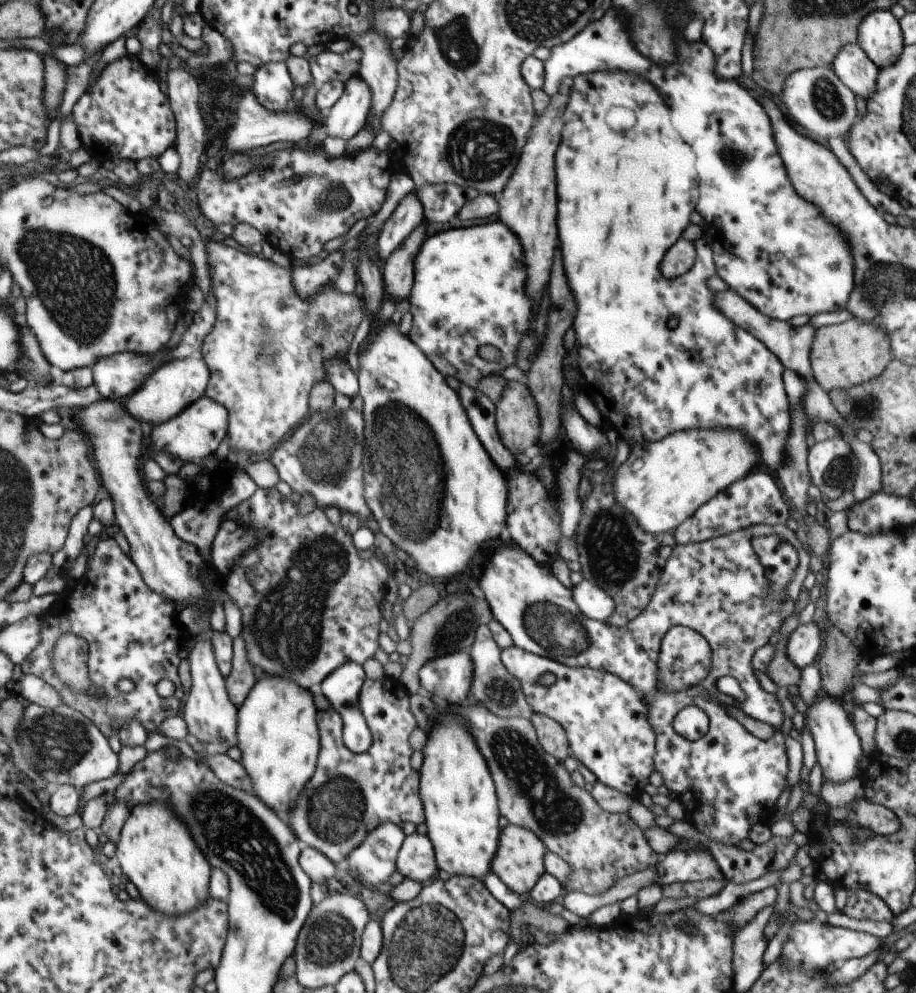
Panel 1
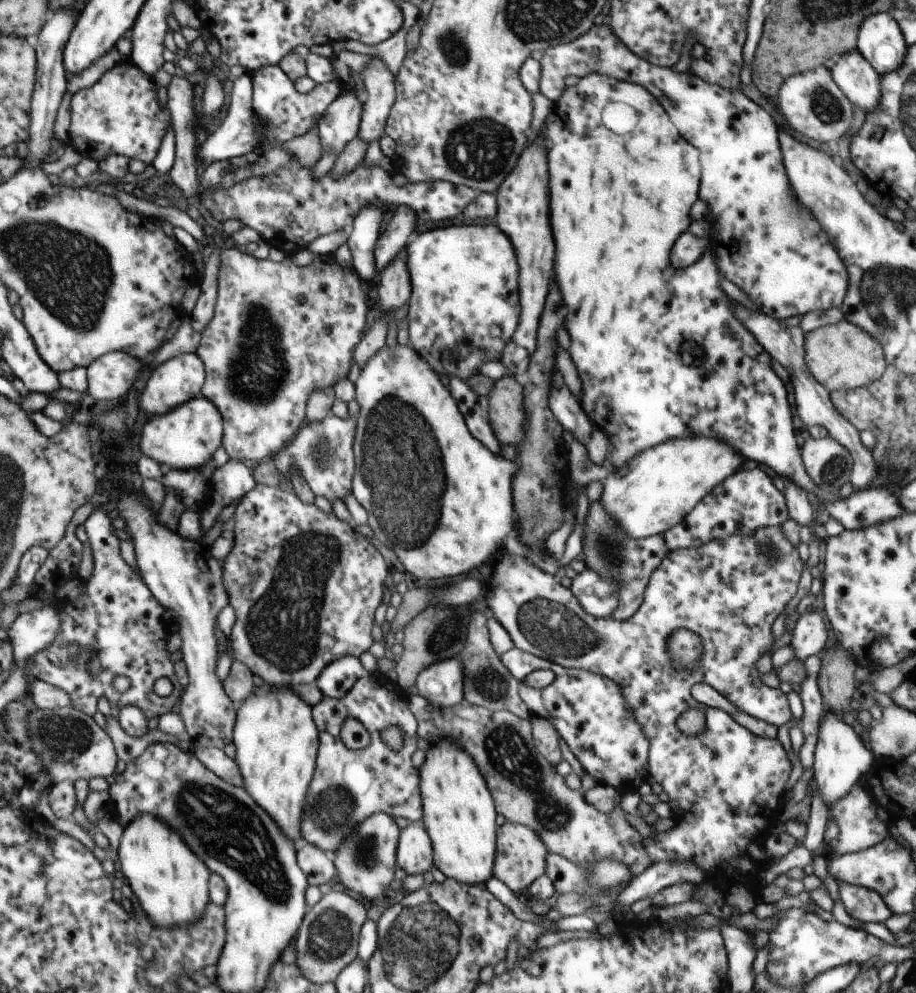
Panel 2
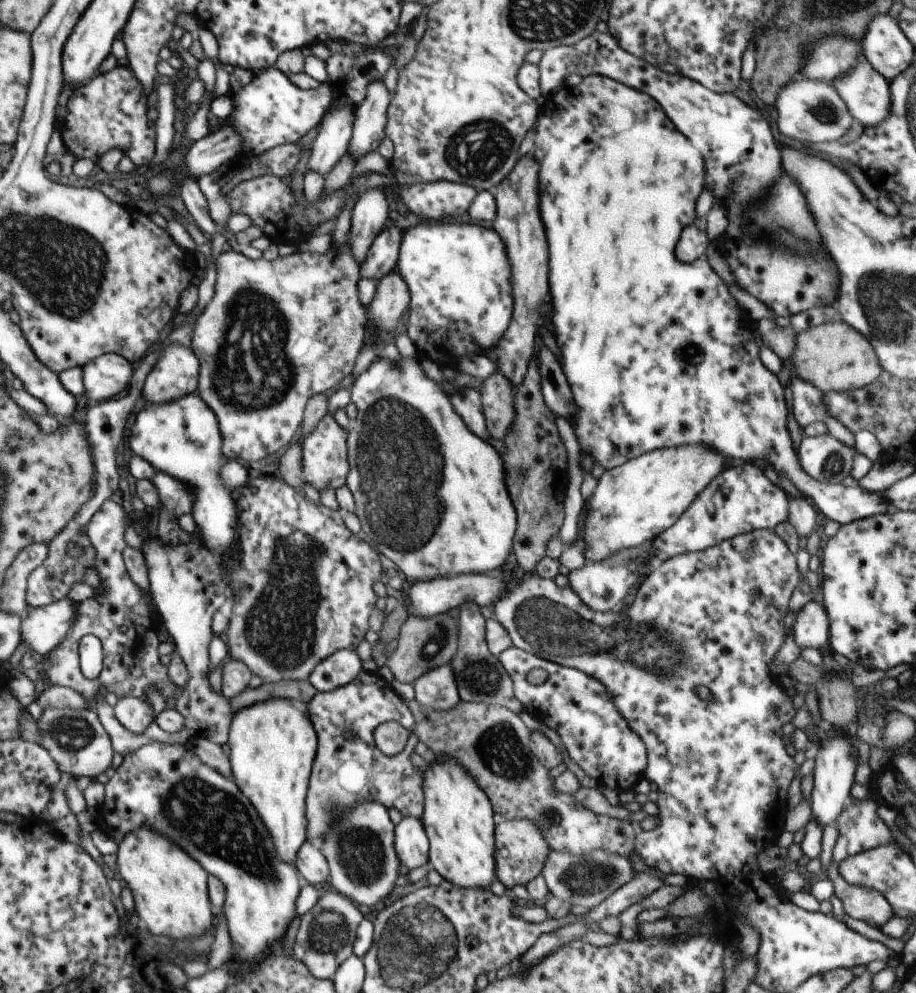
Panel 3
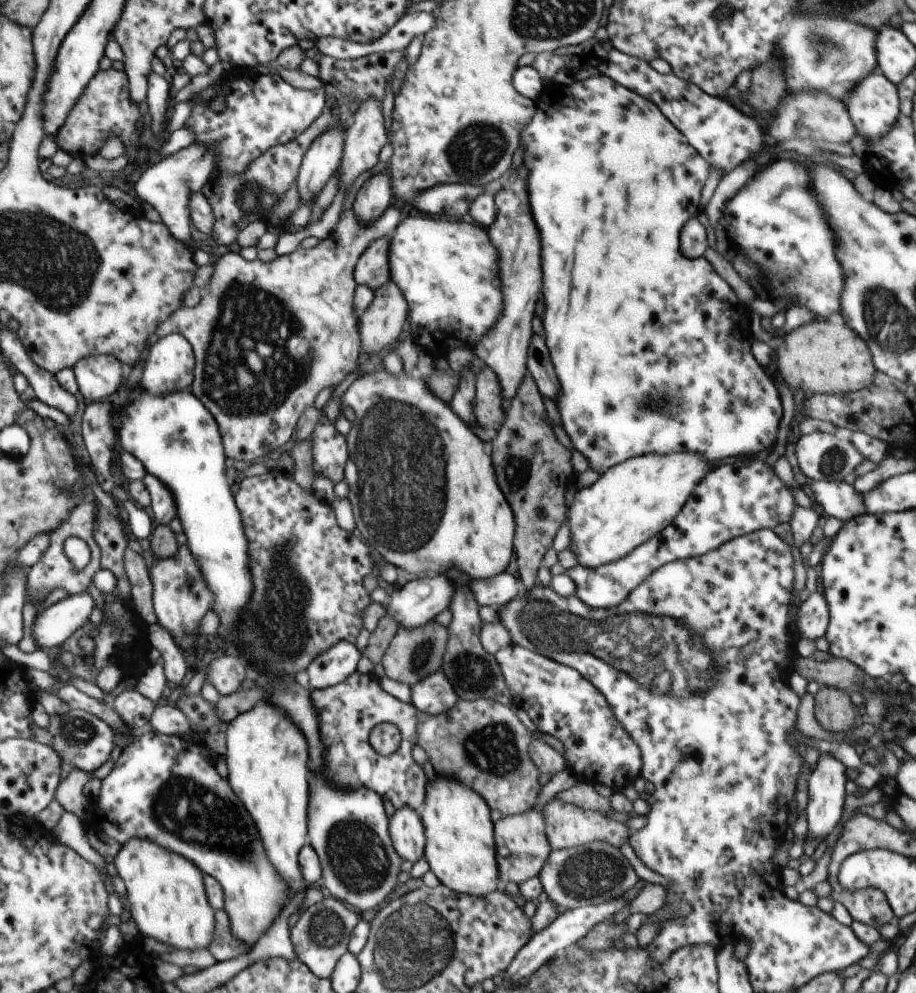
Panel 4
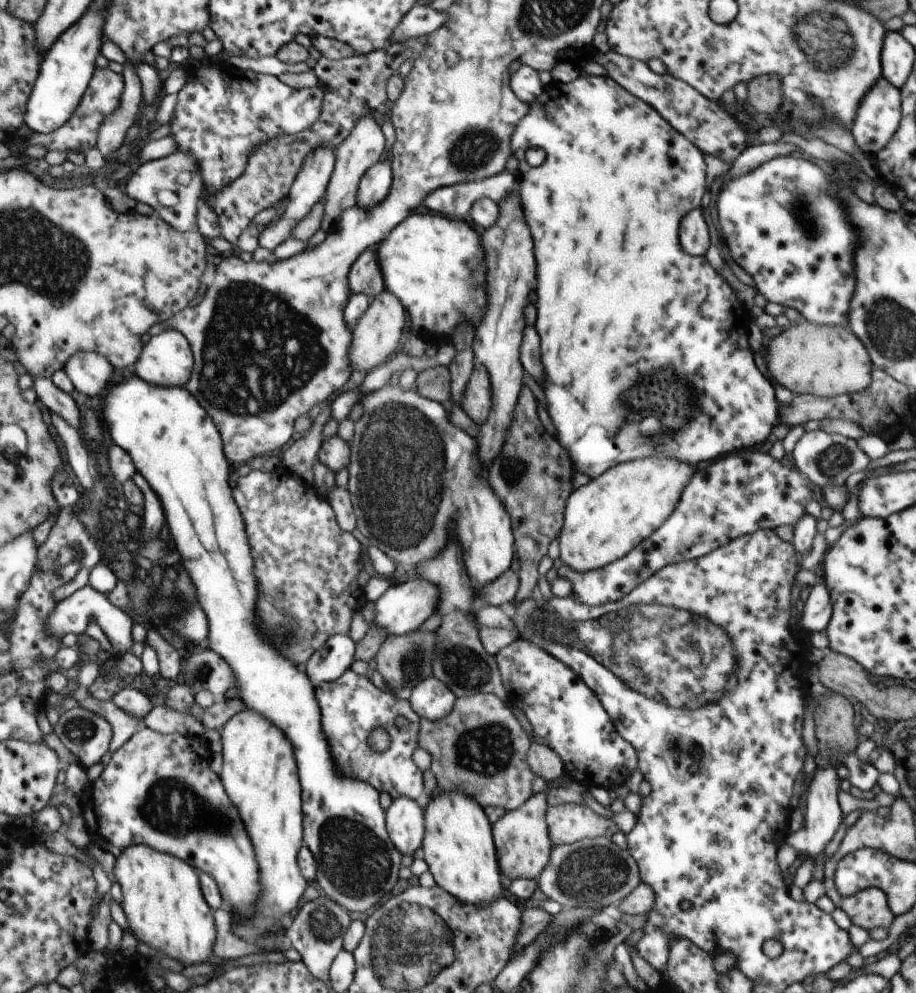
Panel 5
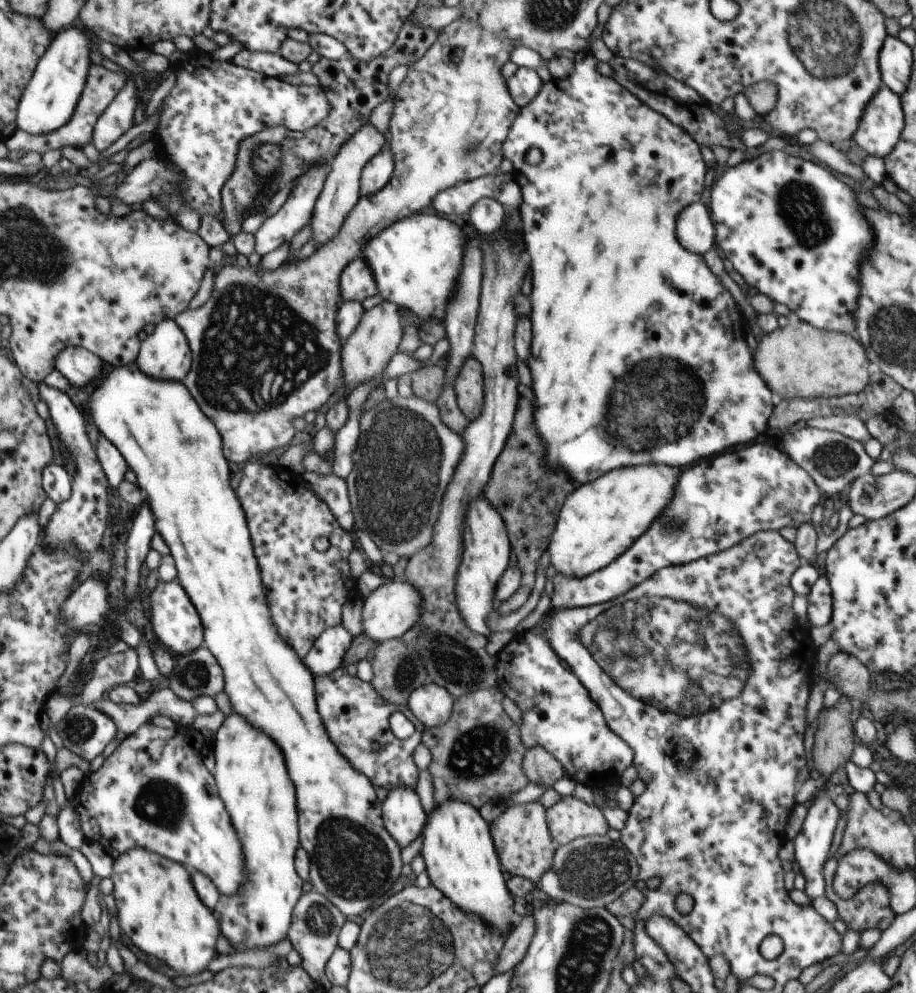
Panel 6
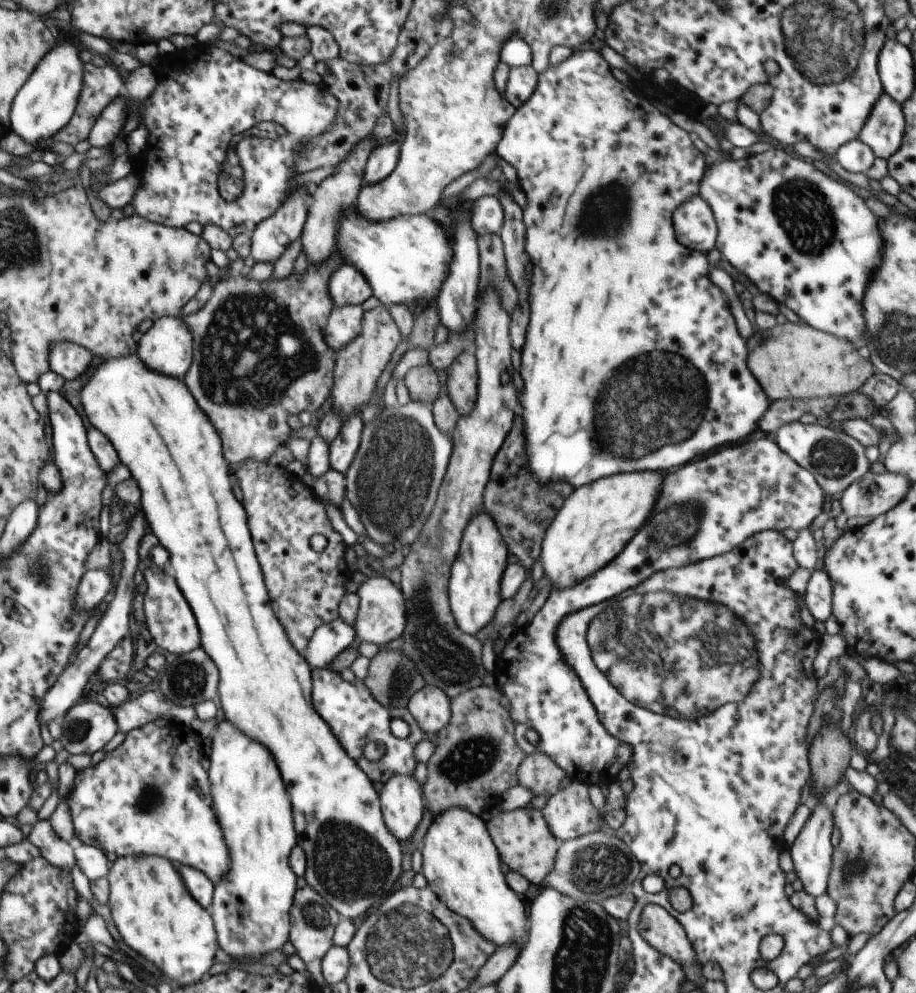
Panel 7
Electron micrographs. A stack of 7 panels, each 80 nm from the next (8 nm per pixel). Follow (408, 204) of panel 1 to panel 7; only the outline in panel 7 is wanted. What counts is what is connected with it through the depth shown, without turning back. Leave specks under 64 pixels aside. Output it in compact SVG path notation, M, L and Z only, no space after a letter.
M342 263L330 276L328 294L332 298L334 308L346 305L361 306L372 297L372 288L368 286L366 278L356 268L352 268L352 264Z

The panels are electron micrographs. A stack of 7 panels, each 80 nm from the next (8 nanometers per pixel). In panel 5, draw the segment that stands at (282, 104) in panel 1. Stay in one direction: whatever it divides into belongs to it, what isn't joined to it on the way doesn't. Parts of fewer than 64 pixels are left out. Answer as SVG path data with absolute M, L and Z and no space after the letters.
M211 62L208 67L192 68L187 72L188 82L178 93L176 109L170 120L172 129L169 135L174 136L178 142L178 151L196 156L205 186L203 198L206 200L220 187L236 180L245 171L249 153L266 141L268 136L281 137L306 130L318 120L322 112L323 88L320 85L294 89L282 83L276 75L245 71L227 63Z

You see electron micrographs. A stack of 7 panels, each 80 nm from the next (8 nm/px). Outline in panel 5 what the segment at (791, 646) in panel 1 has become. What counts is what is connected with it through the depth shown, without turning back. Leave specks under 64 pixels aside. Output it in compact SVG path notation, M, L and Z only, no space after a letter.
M815 584L804 603L800 623L801 630L811 635L822 632L833 616L833 606L829 590L825 584Z

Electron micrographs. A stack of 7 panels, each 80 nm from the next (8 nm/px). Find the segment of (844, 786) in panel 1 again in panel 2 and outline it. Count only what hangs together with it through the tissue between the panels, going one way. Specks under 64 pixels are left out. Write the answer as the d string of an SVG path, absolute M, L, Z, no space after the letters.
M860 782L831 806L830 818L834 818L839 828L838 839L833 842L833 852L844 854L866 850L888 836L888 826L875 815L876 806L875 797Z

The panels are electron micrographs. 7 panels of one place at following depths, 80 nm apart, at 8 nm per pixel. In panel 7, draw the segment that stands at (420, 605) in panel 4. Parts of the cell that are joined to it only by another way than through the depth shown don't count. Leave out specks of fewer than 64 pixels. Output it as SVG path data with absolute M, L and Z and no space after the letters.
M385 577L368 578L360 584L356 594L360 598L360 608L354 628L360 640L384 648L402 635L406 624L406 608L400 587L398 588L394 582Z

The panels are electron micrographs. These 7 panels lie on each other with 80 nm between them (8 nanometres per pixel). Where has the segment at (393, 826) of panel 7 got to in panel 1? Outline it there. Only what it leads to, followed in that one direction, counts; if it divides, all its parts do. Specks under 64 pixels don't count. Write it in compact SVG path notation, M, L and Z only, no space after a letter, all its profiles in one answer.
M418 832L407 836L397 854L396 868L406 879L422 884L427 884L436 878L439 868L429 837Z

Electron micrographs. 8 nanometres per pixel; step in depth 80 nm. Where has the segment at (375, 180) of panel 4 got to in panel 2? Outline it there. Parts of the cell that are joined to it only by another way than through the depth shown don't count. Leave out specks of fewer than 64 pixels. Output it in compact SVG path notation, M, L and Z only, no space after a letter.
M372 205L361 209L350 226L351 233L347 240L353 256L352 270L368 285L376 283L379 274L375 265L374 251L380 234L382 215L382 209Z

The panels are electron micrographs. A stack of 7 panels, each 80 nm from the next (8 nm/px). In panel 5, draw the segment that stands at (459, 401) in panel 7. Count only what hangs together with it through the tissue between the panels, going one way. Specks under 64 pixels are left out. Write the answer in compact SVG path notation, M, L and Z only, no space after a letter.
M476 362L460 404L466 414L480 427L489 418L492 406L491 380L487 368L482 363Z

